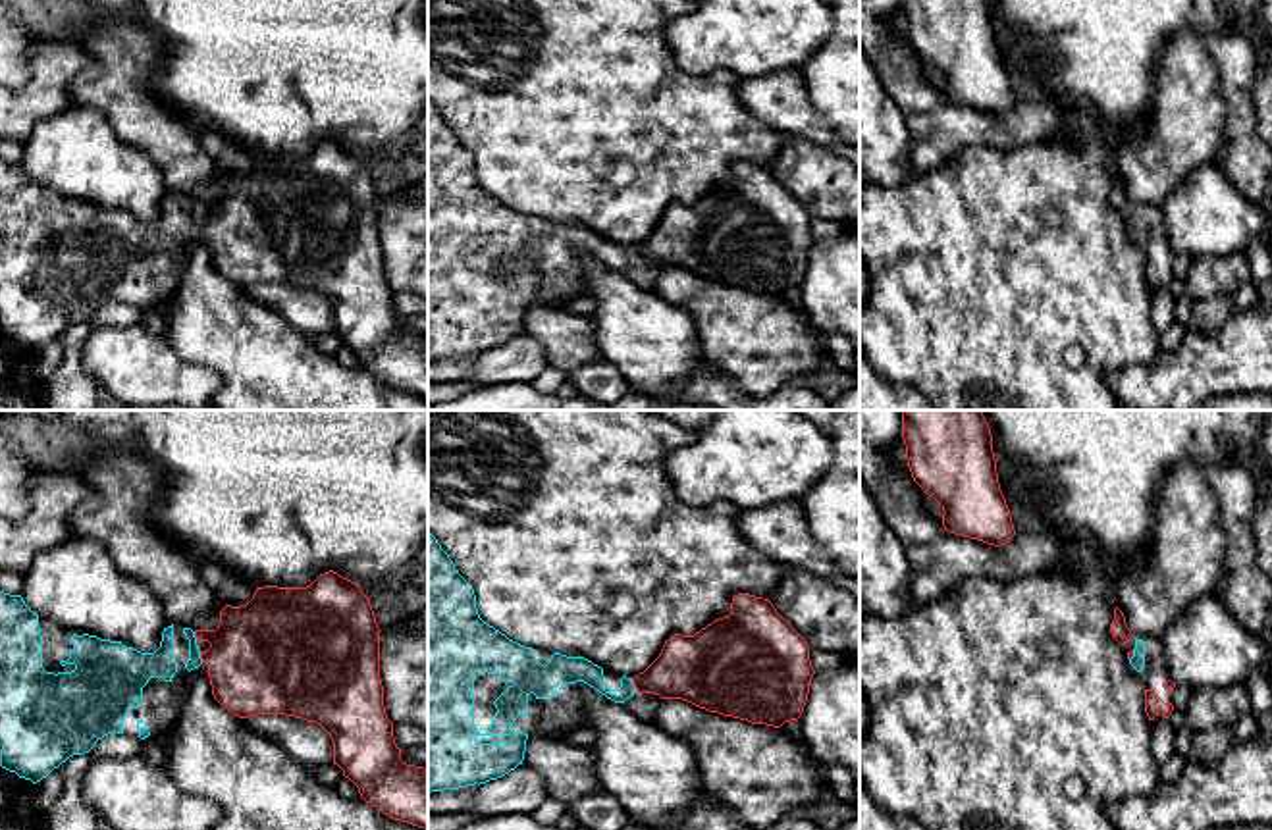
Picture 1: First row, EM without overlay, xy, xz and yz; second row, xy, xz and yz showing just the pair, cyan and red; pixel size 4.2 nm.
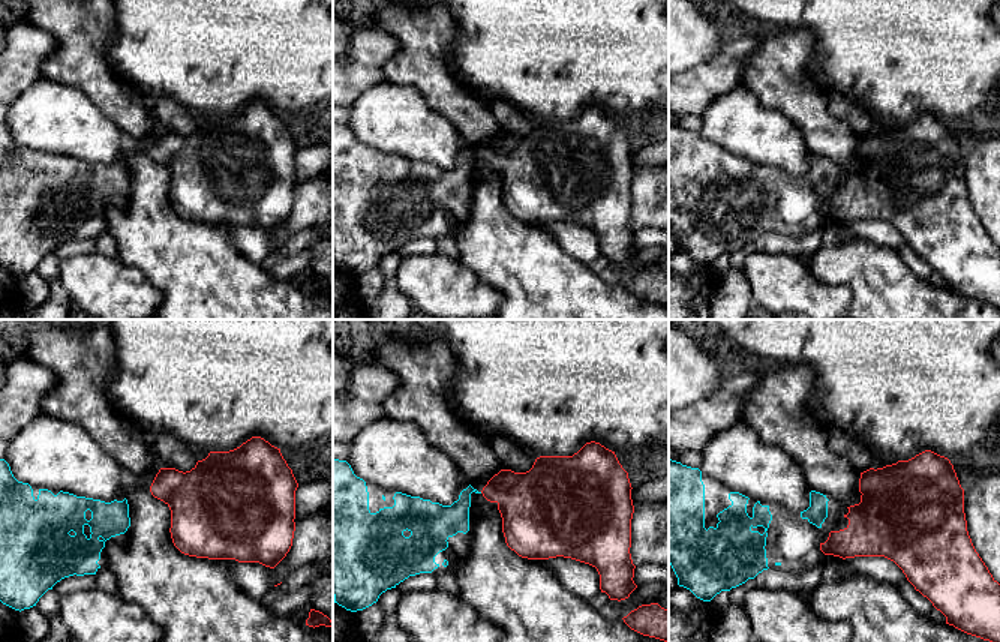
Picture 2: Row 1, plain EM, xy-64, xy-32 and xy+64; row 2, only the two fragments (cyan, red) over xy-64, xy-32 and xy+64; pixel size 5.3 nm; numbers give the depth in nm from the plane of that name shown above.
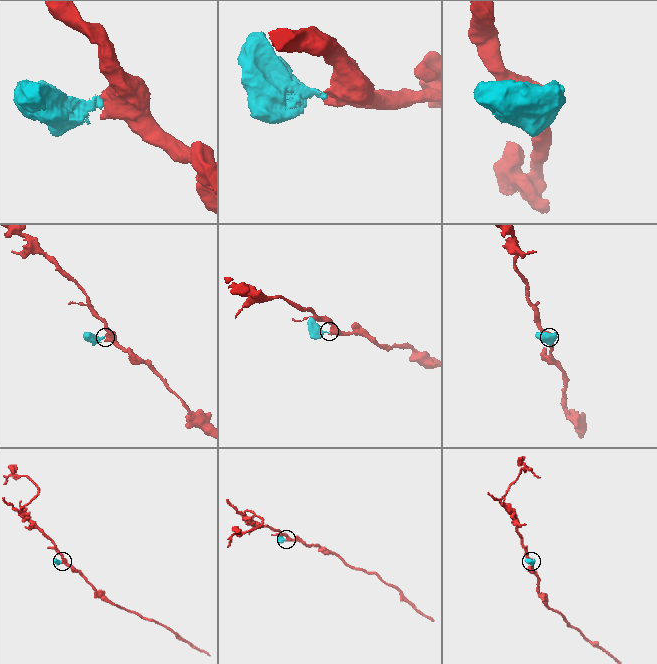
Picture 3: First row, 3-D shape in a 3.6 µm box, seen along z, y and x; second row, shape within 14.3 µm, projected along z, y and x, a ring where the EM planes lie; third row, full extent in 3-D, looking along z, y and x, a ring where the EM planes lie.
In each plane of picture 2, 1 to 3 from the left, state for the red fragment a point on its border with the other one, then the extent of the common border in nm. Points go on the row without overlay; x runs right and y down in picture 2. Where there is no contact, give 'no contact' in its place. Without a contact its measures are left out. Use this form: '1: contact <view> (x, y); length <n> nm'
1: no contact
2: no contact
3: no contact

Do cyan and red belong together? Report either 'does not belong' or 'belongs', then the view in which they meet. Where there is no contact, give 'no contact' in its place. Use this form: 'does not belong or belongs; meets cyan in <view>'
belongs; meets cyan in xz

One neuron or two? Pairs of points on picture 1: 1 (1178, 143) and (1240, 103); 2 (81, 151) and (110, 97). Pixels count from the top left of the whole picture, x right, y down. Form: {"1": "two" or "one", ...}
{"1": "two", "2": "two"}

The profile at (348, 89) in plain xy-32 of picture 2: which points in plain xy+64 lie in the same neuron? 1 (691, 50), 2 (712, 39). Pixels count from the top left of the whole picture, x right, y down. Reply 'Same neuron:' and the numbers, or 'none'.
Same neuron: none

